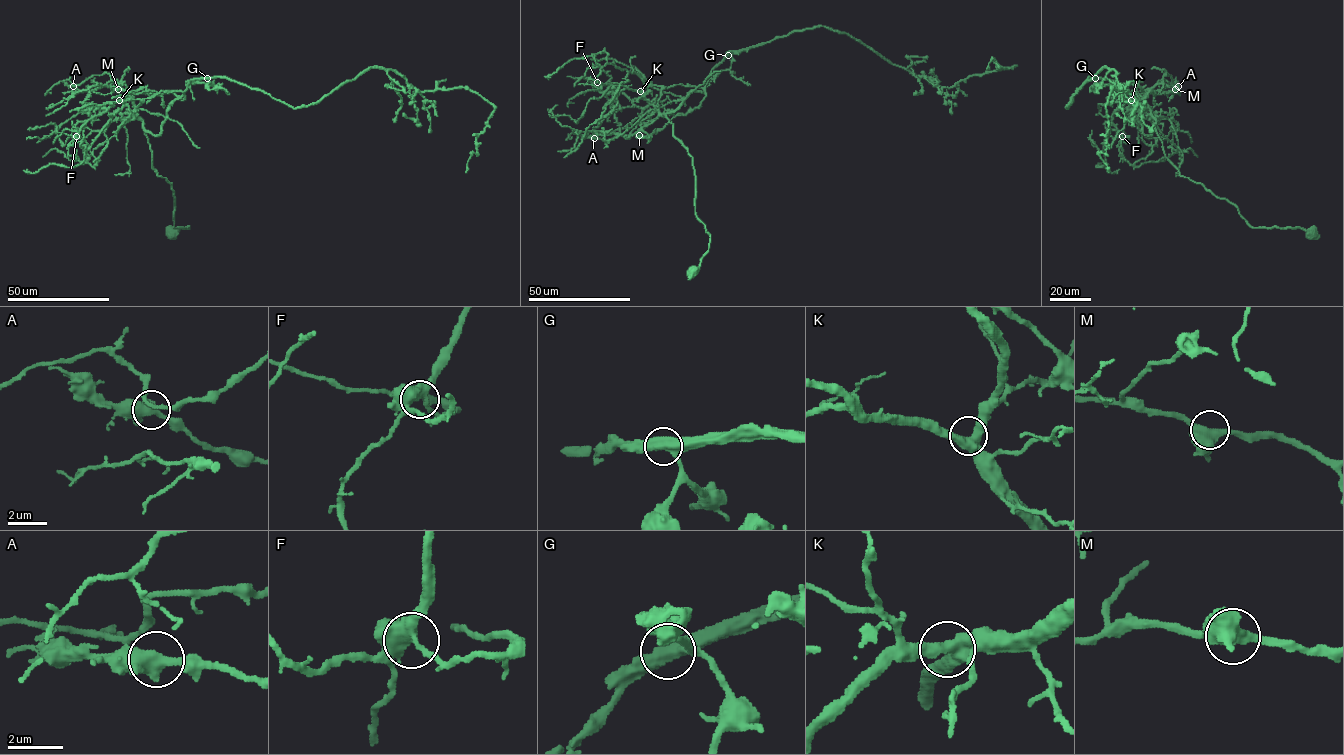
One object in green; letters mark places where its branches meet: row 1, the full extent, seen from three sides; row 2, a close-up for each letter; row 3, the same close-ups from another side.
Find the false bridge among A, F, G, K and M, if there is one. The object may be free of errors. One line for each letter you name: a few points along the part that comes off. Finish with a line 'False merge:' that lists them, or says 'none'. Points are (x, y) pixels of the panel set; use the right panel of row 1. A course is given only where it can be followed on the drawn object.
G: course (1095, 78), (1066, 108), (1102, 68), (1115, 71), (1127, 91), (1114, 87), (1106, 105), (1100, 154), (1109, 171)
False merge: G

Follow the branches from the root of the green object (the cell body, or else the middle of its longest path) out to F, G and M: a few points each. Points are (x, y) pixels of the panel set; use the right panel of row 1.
F: (1311, 234), (1299, 227), (1251, 227), (1235, 205), (1181, 176), (1166, 156), (1144, 97), (1130, 103), (1122, 136)
G: (1311, 234), (1251, 227), (1235, 205), (1180, 175), (1156, 131), (1142, 131), (1130, 93), (1095, 78)
M: (1311, 234), (1251, 227), (1235, 205), (1180, 175), (1145, 99), (1147, 89), (1175, 89)

